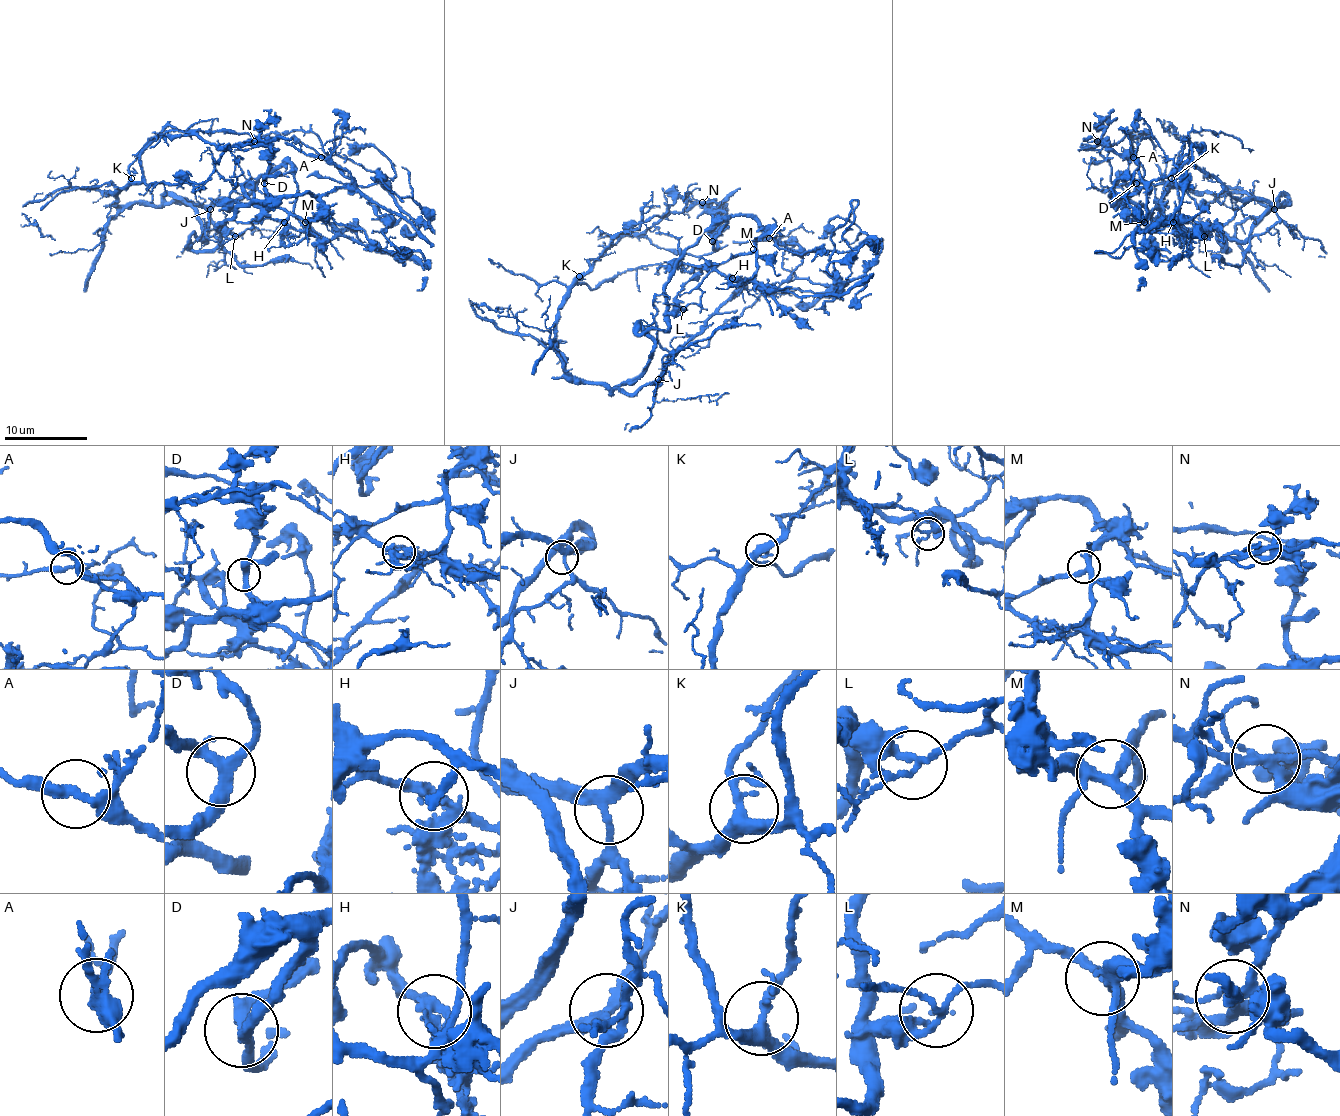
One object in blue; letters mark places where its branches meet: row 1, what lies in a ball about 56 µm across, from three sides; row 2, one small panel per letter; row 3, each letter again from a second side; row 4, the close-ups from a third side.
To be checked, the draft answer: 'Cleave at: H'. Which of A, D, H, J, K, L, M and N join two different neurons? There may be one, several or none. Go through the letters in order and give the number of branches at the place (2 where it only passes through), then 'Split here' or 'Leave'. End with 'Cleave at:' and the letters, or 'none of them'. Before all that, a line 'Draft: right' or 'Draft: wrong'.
Draft: right
A: Branches: 2. Leave
D: Branches: 3. Leave
H: Branches: 3. Split here
J: Branches: 3. Leave
K: Branches: 4. Leave
L: Branches: 3. Leave
M: Branches: 4. Leave
N: Branches: 5. Leave
Cleave at: H

